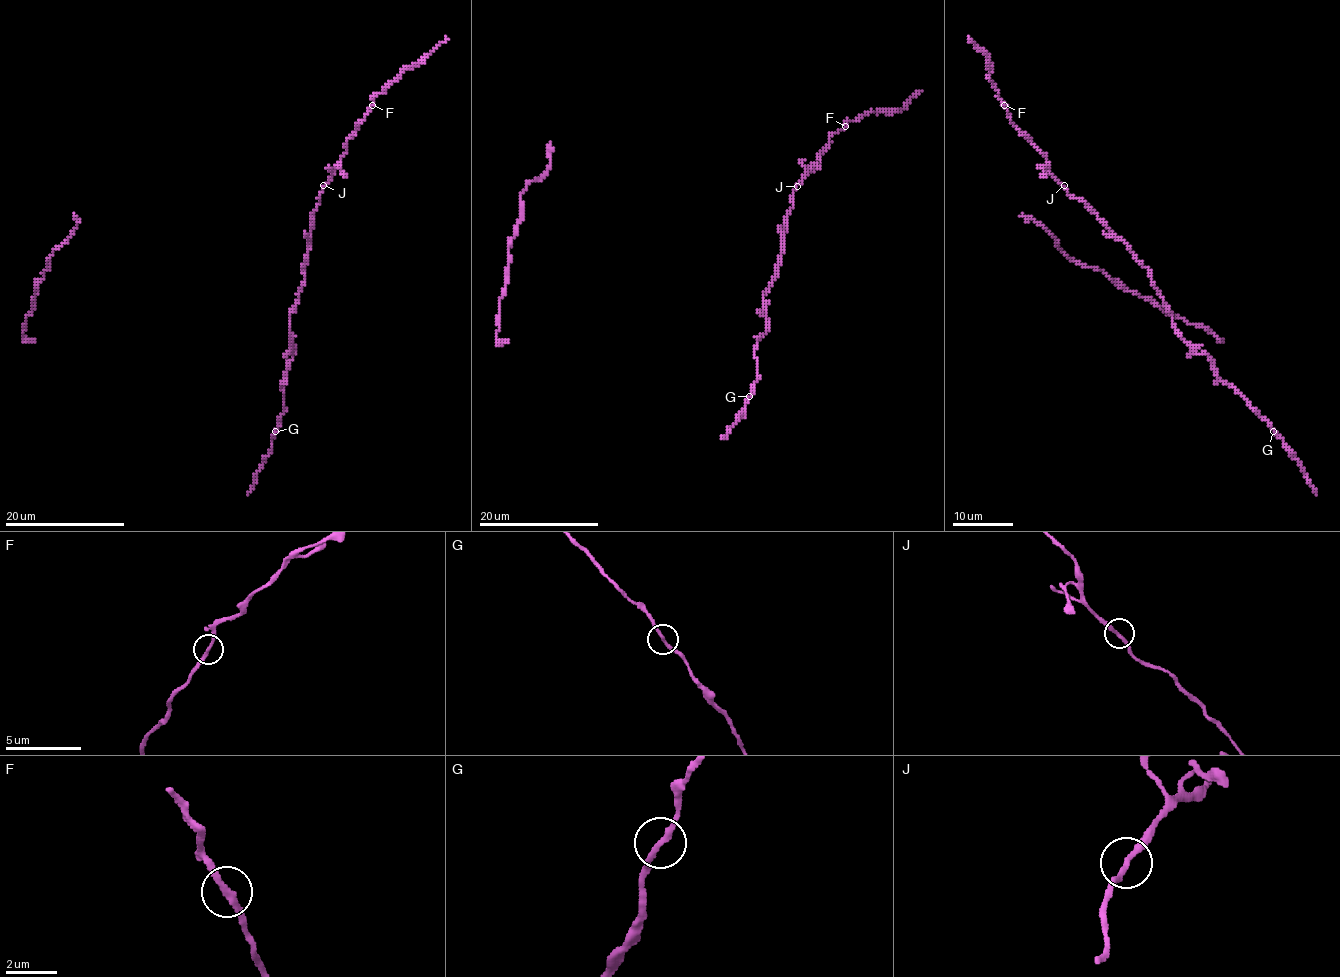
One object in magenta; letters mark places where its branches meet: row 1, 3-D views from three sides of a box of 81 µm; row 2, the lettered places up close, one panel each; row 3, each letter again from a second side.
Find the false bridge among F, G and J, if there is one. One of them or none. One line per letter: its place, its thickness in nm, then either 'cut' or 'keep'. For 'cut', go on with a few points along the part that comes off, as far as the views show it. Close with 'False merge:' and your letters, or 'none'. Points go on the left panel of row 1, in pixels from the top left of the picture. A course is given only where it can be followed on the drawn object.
F: (372, 105) | 200 nm | keep
G: (275, 431) | 220 nm | keep
J: (323, 185) | 200 nm | keep
False merge: none

